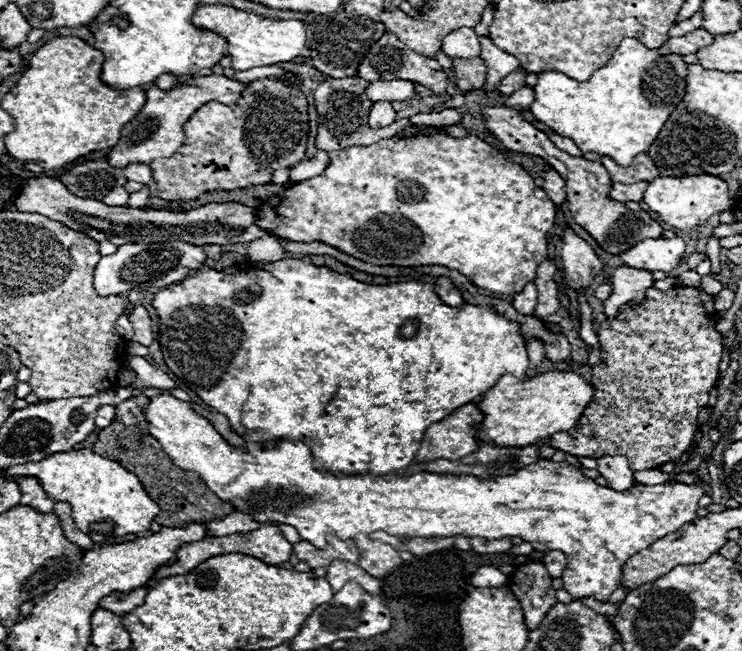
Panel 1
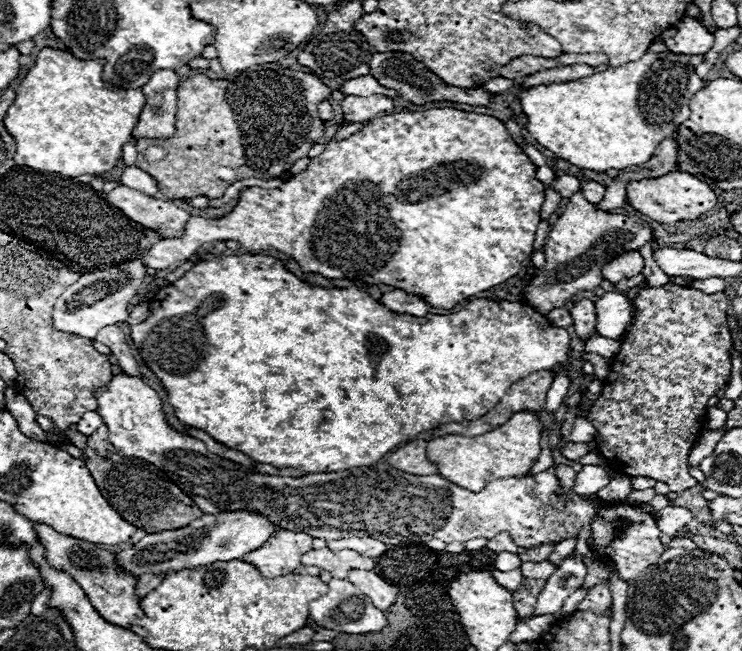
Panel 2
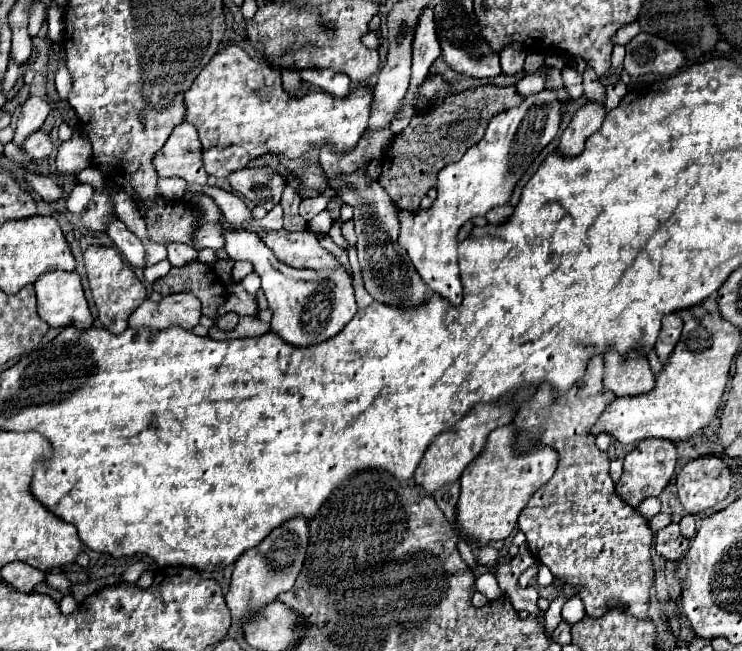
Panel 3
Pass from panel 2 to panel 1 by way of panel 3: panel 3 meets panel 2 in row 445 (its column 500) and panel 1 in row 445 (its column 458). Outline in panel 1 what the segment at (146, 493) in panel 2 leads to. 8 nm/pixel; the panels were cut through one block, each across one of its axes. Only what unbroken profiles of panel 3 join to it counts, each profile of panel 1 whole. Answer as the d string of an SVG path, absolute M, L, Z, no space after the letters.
M134 396L116 404L112 424L100 430L92 450L108 460L120 462L128 472L140 478L148 496L160 506L160 514L156 516L156 522L160 526L182 526L190 522L208 524L216 518L224 518L232 510L232 506L220 502L216 494L212 494L212 490L208 490L204 482L200 482L198 474L184 472L178 466L172 466L170 458L160 450L160 444L148 434L144 418L140 418L140 410L146 404L148 404L146 396Z

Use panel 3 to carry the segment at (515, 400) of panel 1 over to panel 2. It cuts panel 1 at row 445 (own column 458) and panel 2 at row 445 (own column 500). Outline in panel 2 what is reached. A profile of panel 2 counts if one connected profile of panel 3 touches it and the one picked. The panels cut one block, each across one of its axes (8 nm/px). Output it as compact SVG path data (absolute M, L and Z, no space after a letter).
M518 412L506 424L498 426L496 430L484 436L446 436L430 440L426 446L426 454L428 460L436 464L438 474L442 478L460 488L480 492L492 480L520 478L530 472L534 460L540 454L540 428L540 420L534 414Z

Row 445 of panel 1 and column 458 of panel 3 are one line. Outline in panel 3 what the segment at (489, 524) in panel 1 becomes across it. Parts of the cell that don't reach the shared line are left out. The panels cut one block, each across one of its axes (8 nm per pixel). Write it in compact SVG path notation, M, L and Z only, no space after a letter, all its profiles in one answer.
M542 90L538 94L532 94L528 98L522 100L520 106L510 108L500 112L498 116L494 116L486 128L484 138L470 146L466 150L466 154L454 162L454 164L446 164L440 172L438 172L438 180L436 180L436 200L432 202L432 206L428 210L418 210L418 212L409 212L405 210L398 211L400 221L400 234L398 236L398 244L408 252L414 268L418 270L420 278L428 284L428 288L432 292L438 292L442 298L450 300L454 306L460 304L462 300L462 284L458 278L458 258L456 258L456 234L458 228L468 222L474 216L484 216L490 208L506 204L510 200L510 194L516 186L516 182L520 180L520 176L526 172L526 168L534 162L534 158L540 154L540 150L552 142L552 138L556 136L558 128L560 128L560 120L562 120L562 100L558 98L558 90Z

